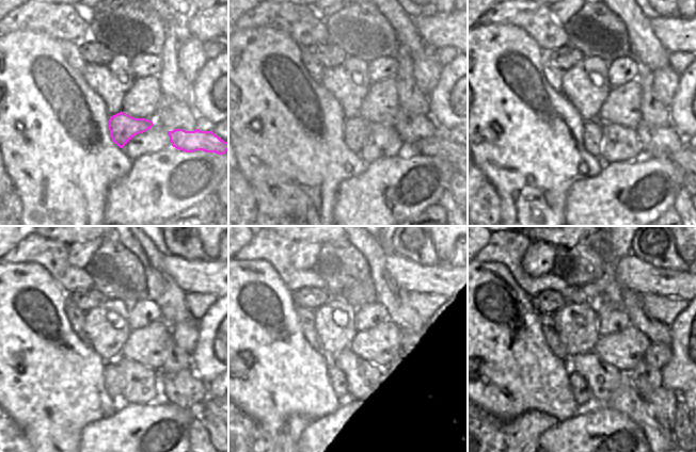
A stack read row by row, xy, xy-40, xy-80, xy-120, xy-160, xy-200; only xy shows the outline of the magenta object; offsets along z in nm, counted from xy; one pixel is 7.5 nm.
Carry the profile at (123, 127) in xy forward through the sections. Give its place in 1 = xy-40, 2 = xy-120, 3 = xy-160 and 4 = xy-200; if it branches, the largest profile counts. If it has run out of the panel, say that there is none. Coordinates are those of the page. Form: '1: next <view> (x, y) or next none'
1: next xy-40 (357, 129)
2: next xy-120 (114, 382)
3: next xy-160 (337, 380)
4: next xy-200 (582, 394)

